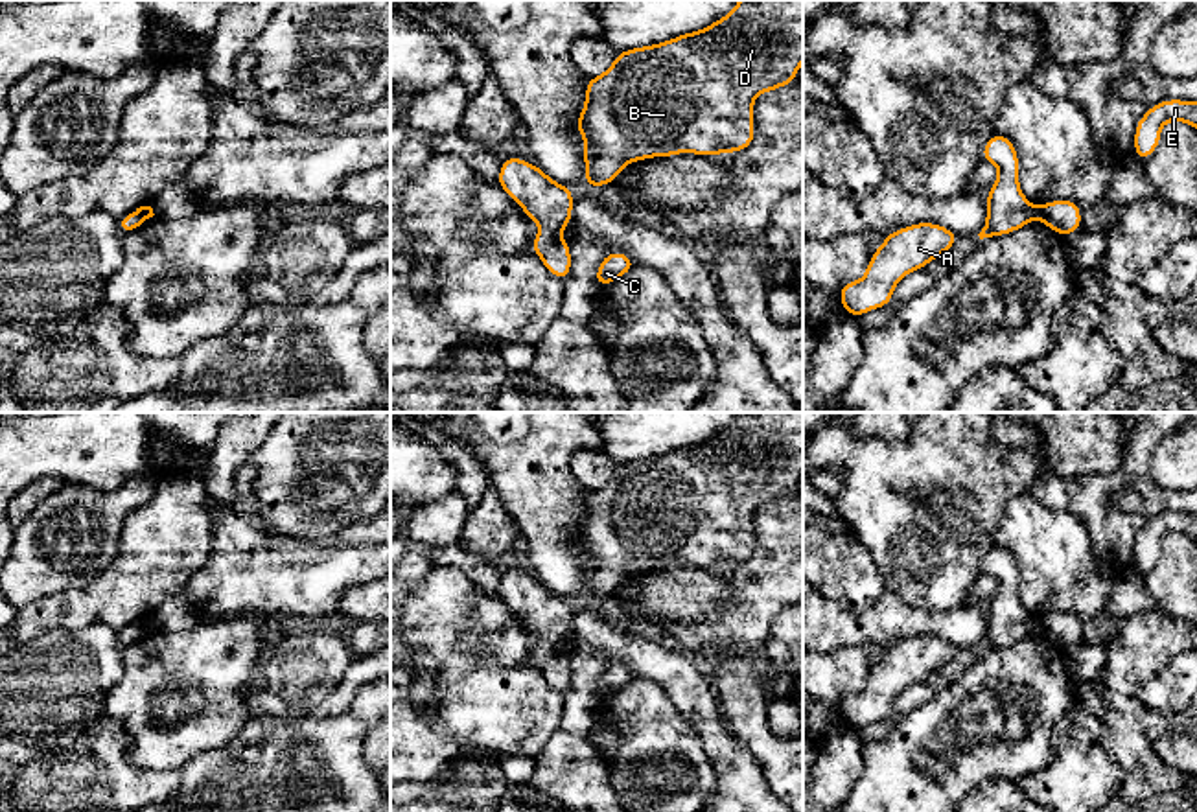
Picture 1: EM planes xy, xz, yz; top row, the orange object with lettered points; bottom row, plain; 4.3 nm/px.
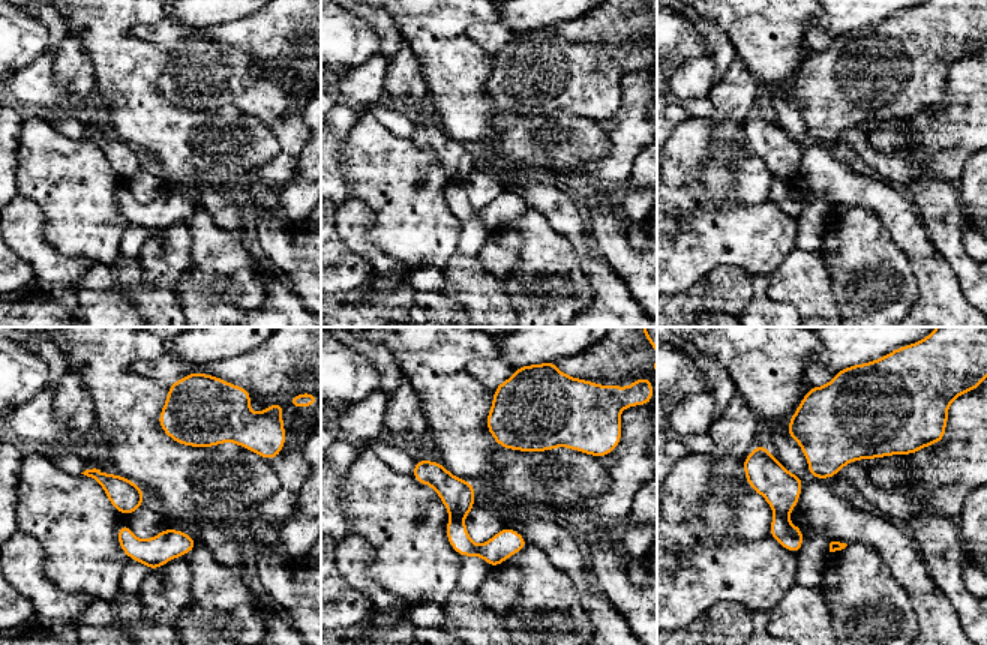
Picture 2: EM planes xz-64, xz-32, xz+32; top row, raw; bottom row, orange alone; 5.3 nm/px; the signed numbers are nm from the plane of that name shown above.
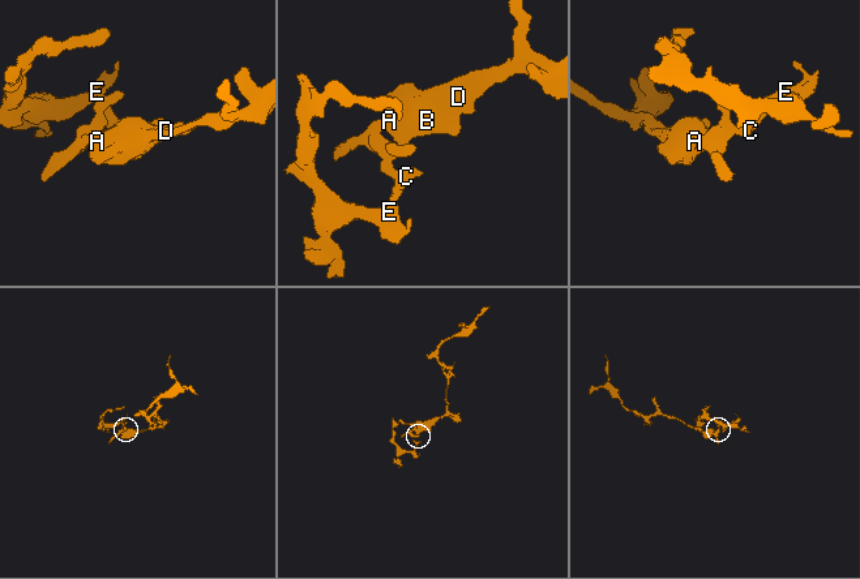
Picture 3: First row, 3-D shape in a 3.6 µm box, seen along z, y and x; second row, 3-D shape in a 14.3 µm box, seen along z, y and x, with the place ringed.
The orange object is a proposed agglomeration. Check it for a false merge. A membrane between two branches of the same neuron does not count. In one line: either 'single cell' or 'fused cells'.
fused cells

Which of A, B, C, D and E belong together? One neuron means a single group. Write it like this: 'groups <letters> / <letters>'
groups A B D / C E

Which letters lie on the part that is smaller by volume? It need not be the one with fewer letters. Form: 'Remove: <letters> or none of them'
Remove: C, E

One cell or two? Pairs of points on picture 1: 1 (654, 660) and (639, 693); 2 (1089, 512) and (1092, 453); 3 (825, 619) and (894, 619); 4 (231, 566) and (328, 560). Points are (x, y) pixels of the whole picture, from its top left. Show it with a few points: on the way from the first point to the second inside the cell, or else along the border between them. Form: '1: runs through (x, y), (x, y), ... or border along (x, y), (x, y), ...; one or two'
1: border along (638, 676), (652, 680), (676, 709); two
2: border along (1124, 453), (1105, 474), (1063, 479), (1048, 470); two
3: runs through (842, 628), (860, 632), (866, 626), (877, 625); one
4: runs through (255, 566), (304, 562); one

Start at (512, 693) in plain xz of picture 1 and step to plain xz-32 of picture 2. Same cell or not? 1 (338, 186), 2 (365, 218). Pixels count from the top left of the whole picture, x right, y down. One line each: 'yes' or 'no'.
1: no
2: no

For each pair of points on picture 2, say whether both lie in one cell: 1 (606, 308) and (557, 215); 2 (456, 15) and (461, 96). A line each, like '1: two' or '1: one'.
1: one
2: one

